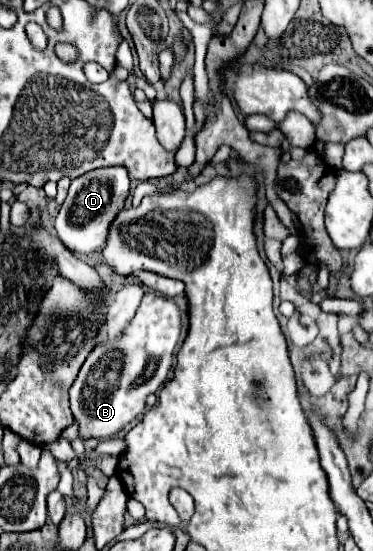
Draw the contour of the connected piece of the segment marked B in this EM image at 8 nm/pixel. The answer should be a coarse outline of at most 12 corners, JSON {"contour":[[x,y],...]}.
{"contour":[[151,290],[127,332],[69,388],[79,434],[111,438],[145,410],[179,342]]}

